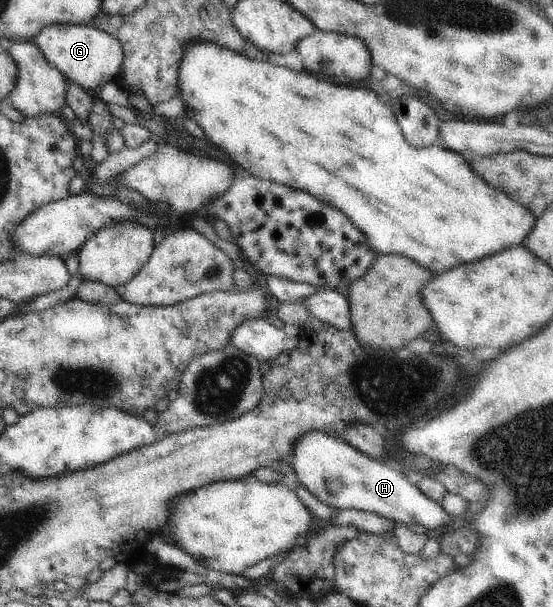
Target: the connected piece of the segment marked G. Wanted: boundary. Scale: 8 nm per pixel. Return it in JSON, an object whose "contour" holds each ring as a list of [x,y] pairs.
{"contour":[[[67,23],[45,27],[33,41],[45,55],[45,58],[58,68],[69,80],[85,91],[92,92],[107,82],[115,81],[120,74],[124,59],[122,44],[109,33],[87,25]]]}

